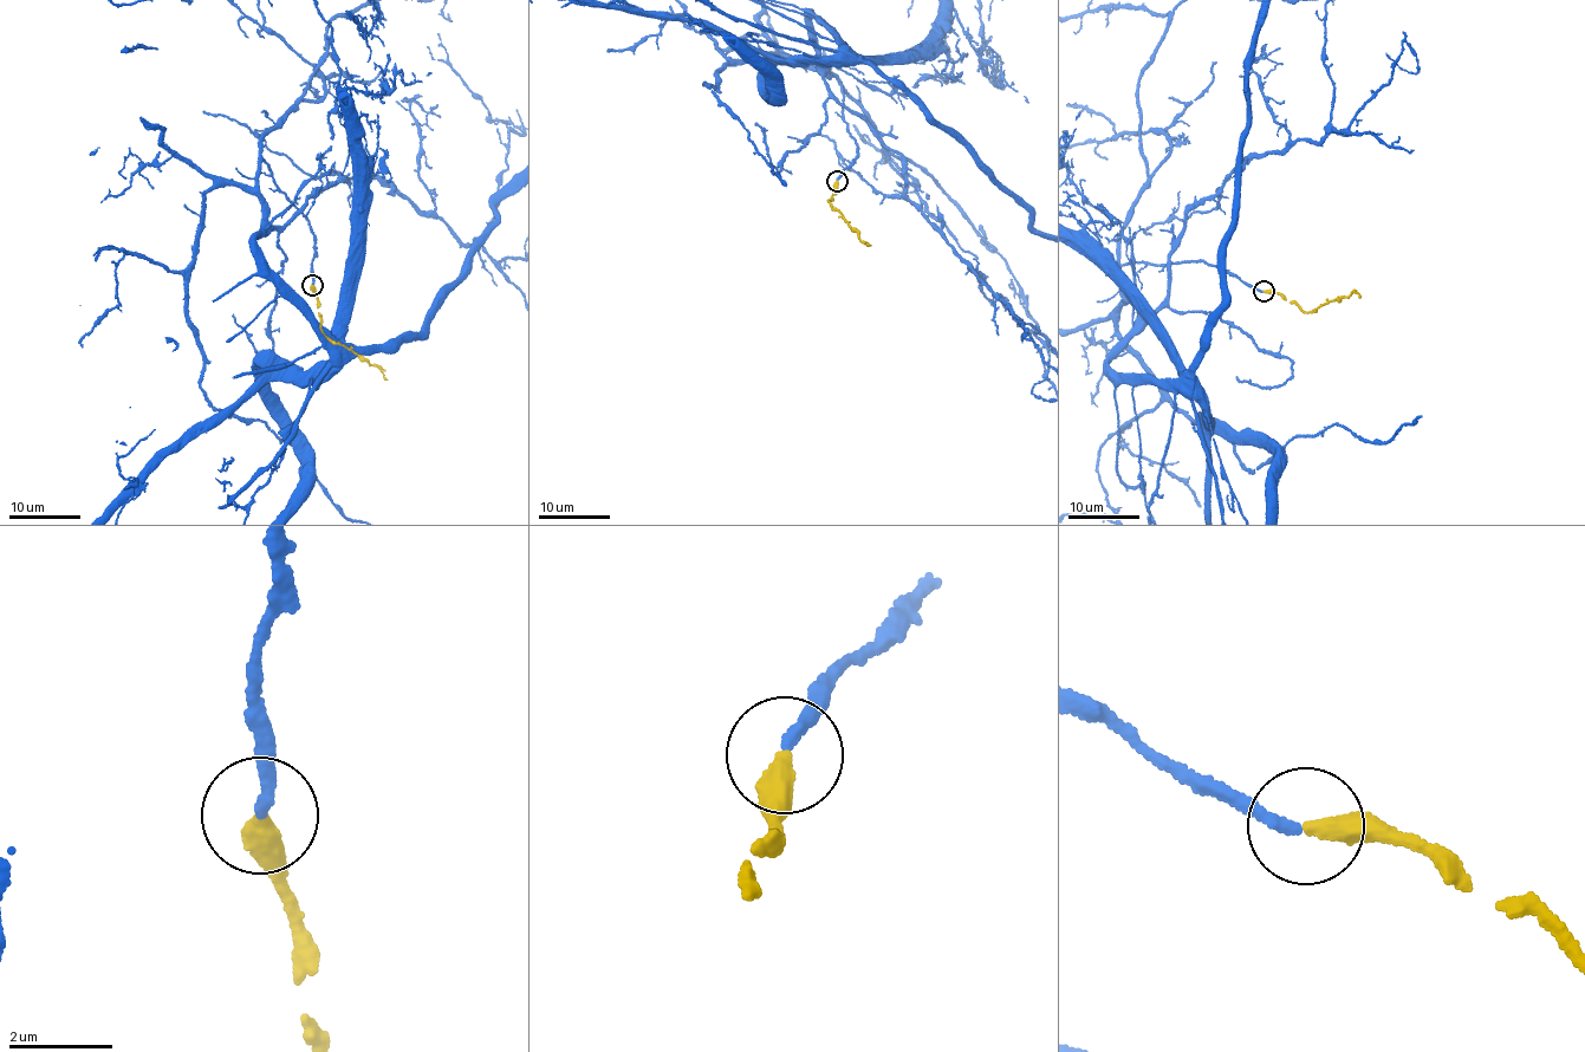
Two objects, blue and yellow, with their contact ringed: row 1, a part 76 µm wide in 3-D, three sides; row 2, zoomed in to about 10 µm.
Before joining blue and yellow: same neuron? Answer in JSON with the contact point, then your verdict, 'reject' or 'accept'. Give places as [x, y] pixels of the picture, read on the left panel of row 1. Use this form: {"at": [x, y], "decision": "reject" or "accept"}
{"at": [312, 285], "decision": "accept"}

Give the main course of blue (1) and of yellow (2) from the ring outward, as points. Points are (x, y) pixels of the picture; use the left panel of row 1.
1: (311, 284), (311, 226), (262, 158), (255, 251), (331, 336), (421, 330)
2: (312, 285), (326, 337), (377, 368), (388, 380)

